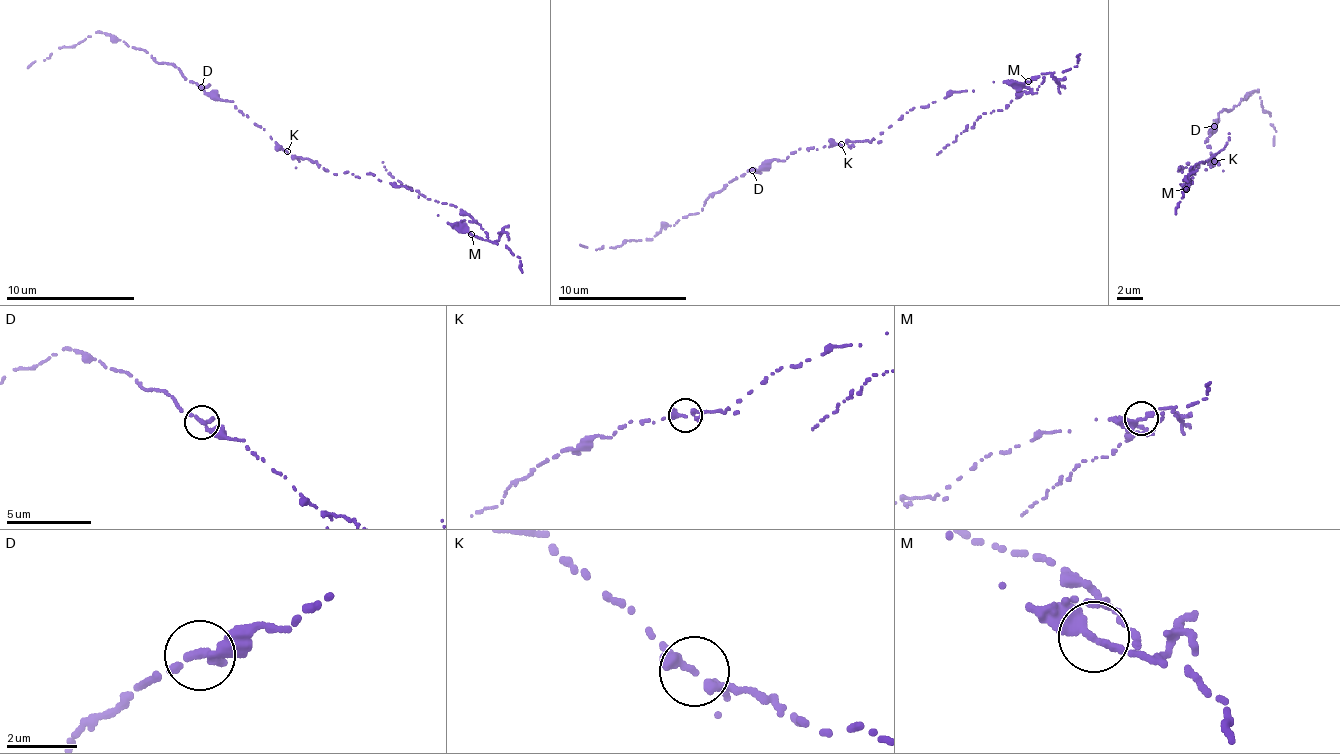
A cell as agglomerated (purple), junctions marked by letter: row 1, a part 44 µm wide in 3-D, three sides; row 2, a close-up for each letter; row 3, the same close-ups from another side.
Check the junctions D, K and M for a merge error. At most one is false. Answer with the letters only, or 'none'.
none

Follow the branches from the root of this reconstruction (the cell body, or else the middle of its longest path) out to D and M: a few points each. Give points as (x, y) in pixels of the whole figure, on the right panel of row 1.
D: (1213, 162), (1205, 138), (1211, 133), (1208, 131), (1207, 134), (1217, 129), (1213, 127)
M: (1213, 162), (1218, 165), (1206, 171), (1191, 170), (1188, 162), (1180, 166), (1204, 161), (1186, 188)

